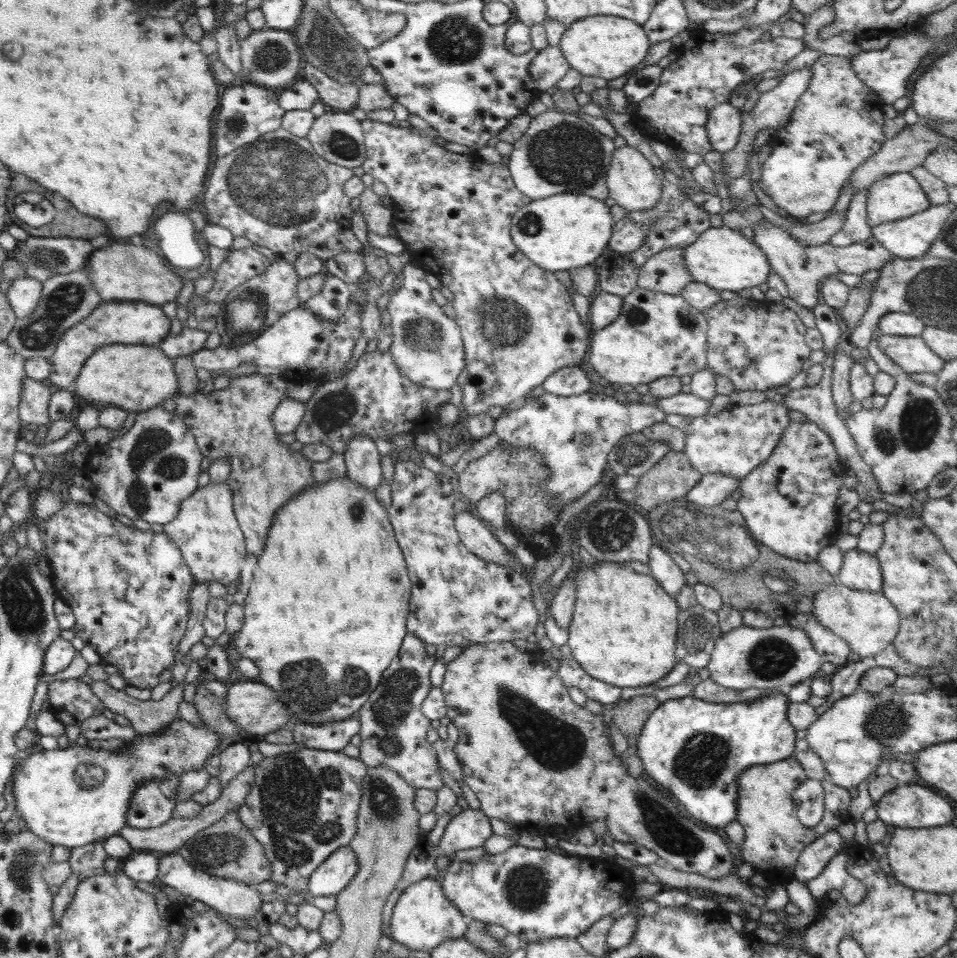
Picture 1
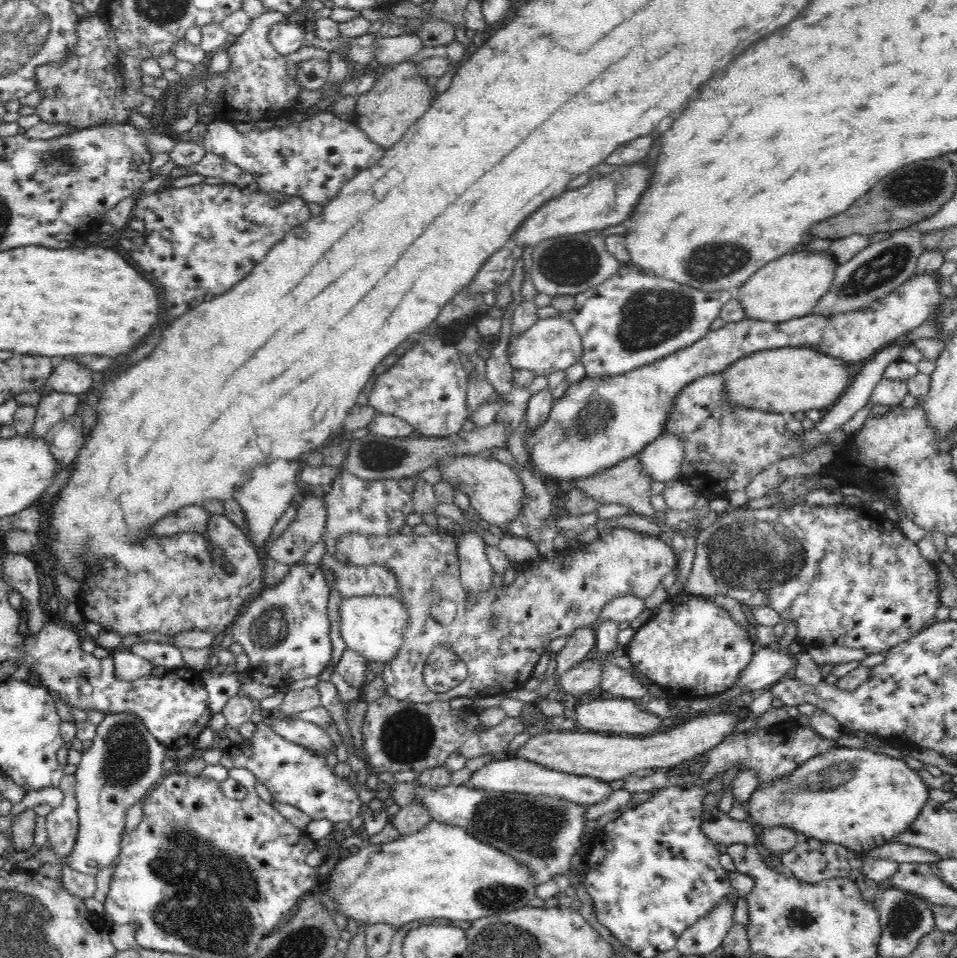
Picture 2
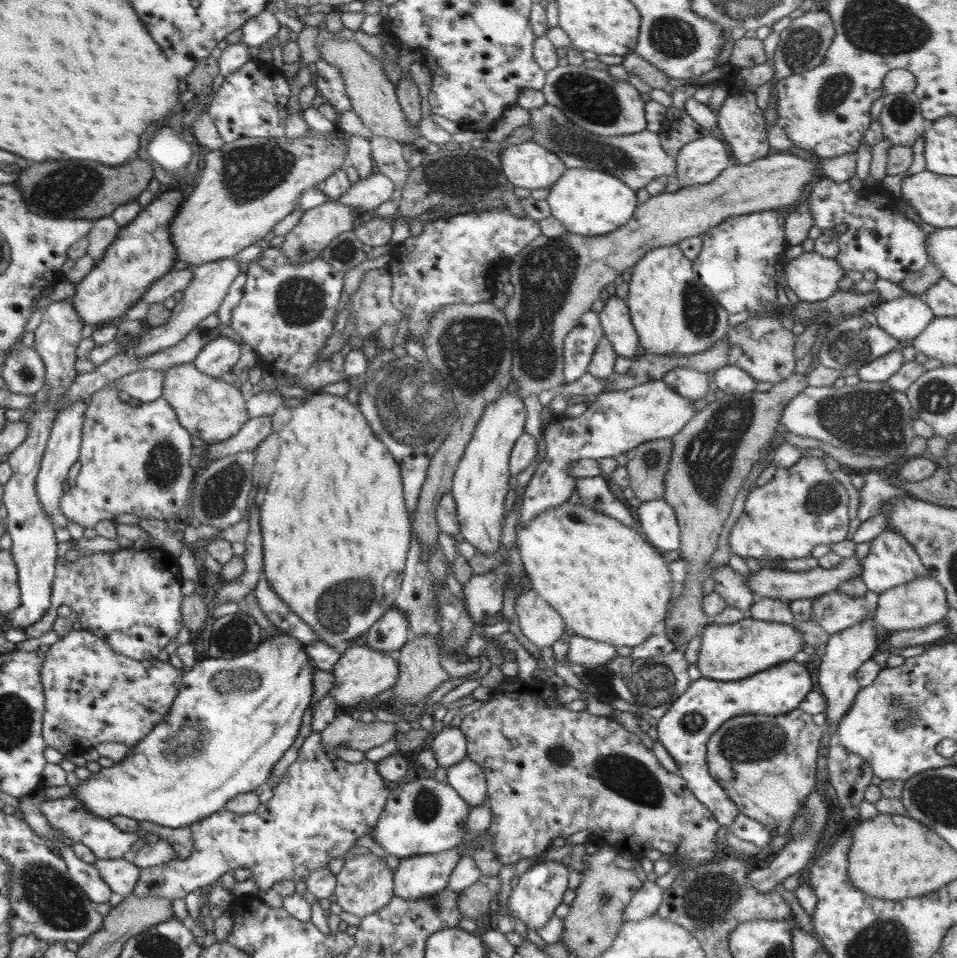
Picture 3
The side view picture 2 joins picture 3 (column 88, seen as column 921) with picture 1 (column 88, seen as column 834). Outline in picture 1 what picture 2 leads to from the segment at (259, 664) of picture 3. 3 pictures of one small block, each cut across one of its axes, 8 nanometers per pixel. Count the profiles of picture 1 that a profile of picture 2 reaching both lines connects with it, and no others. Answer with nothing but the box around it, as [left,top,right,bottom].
[14,717,220,848]

